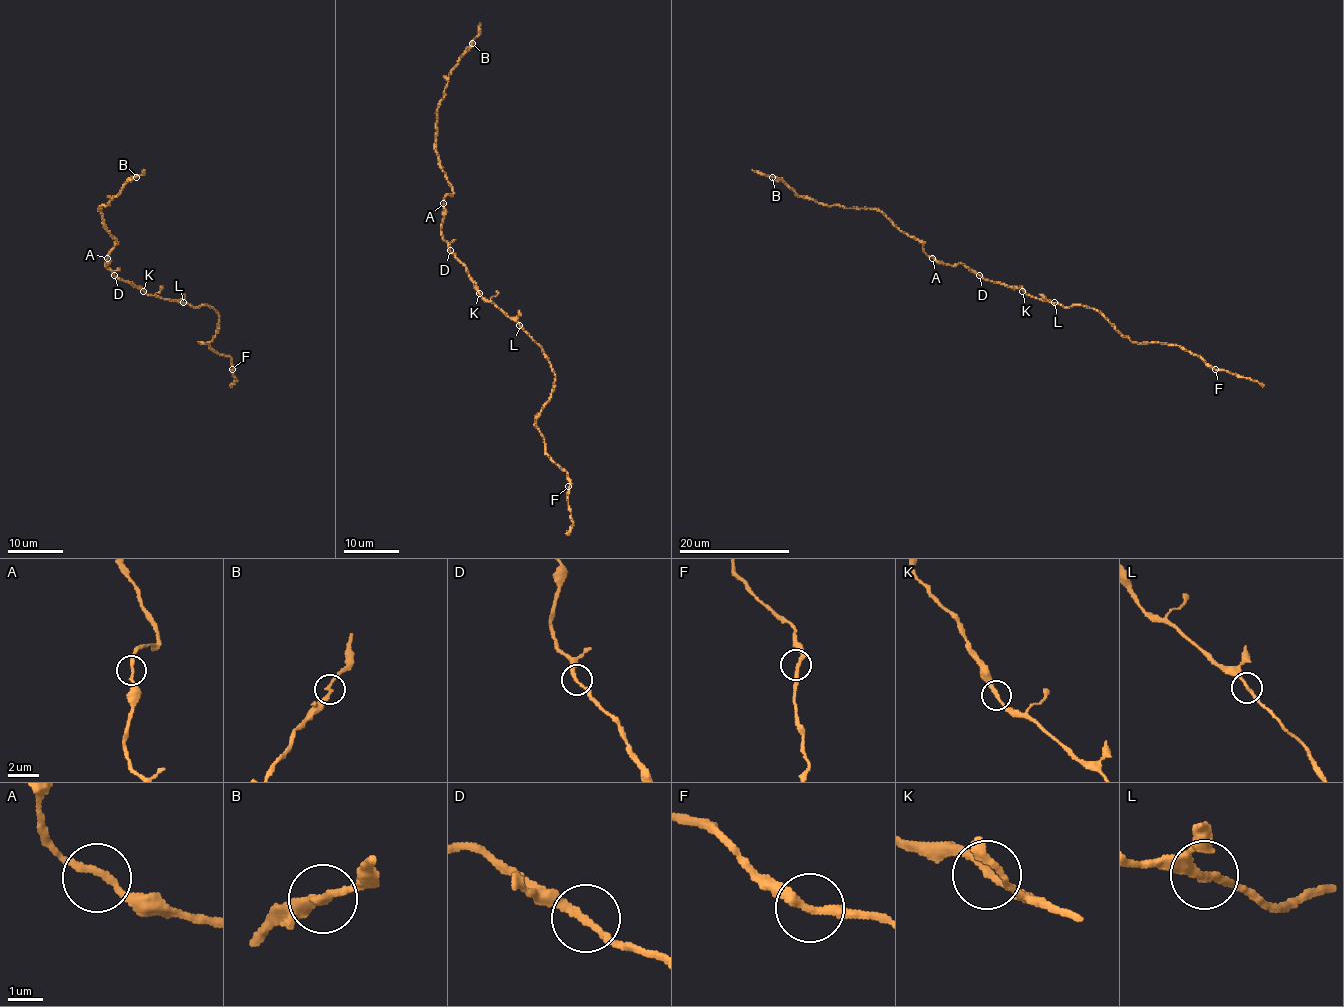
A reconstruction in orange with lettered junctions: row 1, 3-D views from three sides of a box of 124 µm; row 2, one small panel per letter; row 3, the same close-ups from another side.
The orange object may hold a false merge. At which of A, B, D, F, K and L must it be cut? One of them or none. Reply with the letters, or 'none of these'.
none of these

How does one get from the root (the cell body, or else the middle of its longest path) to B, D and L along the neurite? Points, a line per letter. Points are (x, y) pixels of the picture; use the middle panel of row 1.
B: (476, 284), (440, 232), (443, 199), (453, 189), (436, 151), (438, 103), (443, 96), (450, 70), (472, 42)
D: (476, 284), (450, 250)
L: (476, 284), (476, 291), (483, 298), (492, 300), (519, 325)

